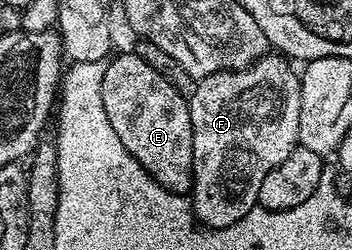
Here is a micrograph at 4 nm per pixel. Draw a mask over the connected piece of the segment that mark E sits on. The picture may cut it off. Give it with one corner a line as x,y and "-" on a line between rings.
126,50
121,56
113,55
104,64
102,74
102,106
114,134
122,138
122,146
147,170
160,185
171,192
188,194
192,191
192,163
194,162
194,130
190,122
189,99
183,97
175,86
159,73
158,70
144,62
132,50

